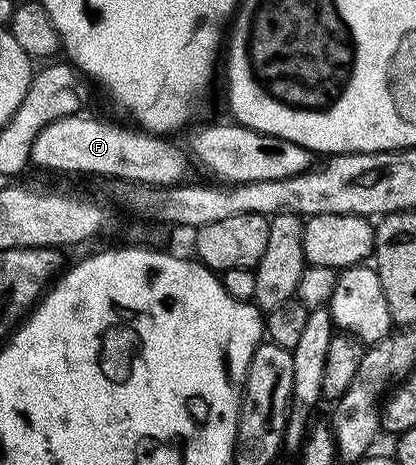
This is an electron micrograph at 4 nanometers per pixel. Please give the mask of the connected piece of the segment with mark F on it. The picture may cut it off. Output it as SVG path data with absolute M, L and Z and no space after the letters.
M84 113L72 114L66 118L55 120L47 124L35 136L31 148L31 162L41 170L54 170L57 174L98 174L101 178L122 178L125 184L139 184L143 182L149 188L166 188L186 181L191 167L190 157L182 154L164 137L144 132L135 128L127 130L116 126L113 122L104 122L101 118L85 118Z

